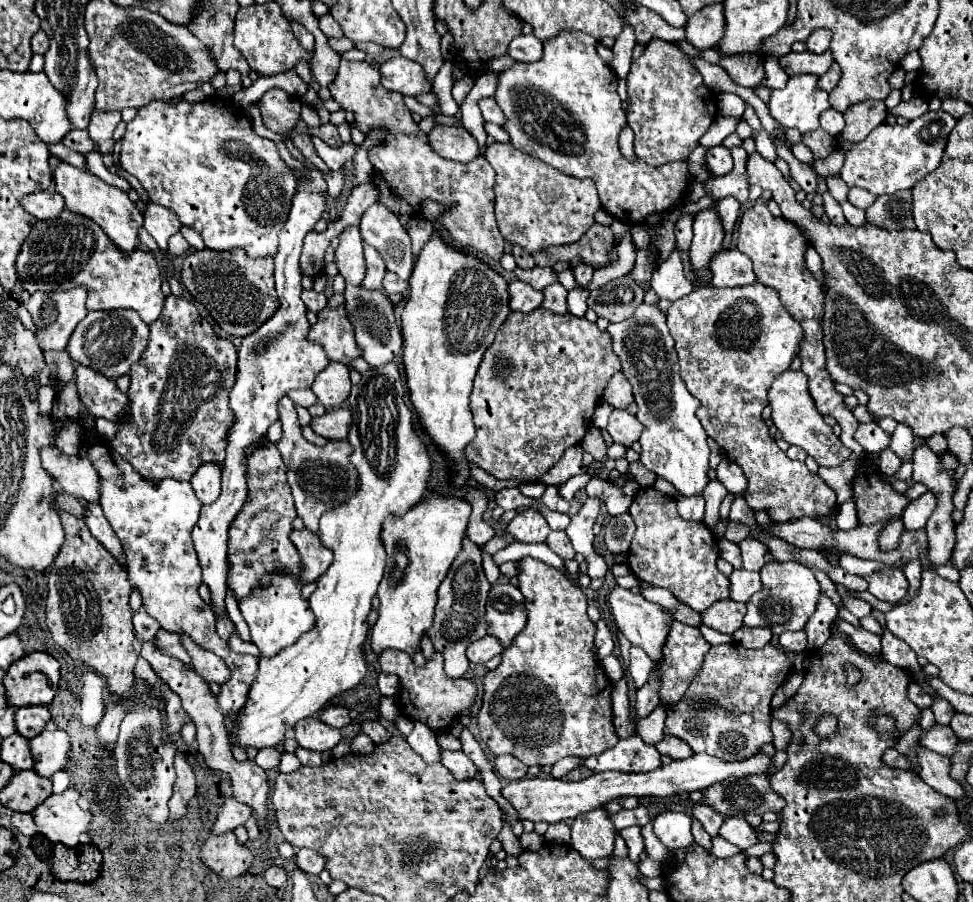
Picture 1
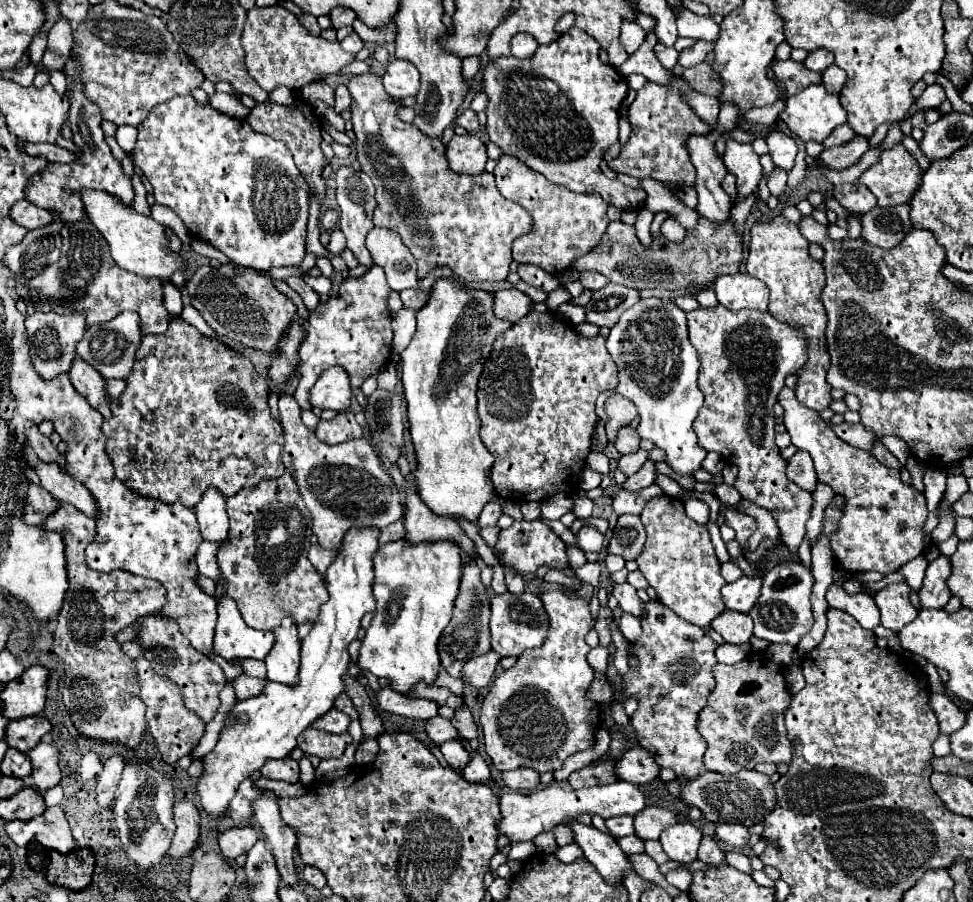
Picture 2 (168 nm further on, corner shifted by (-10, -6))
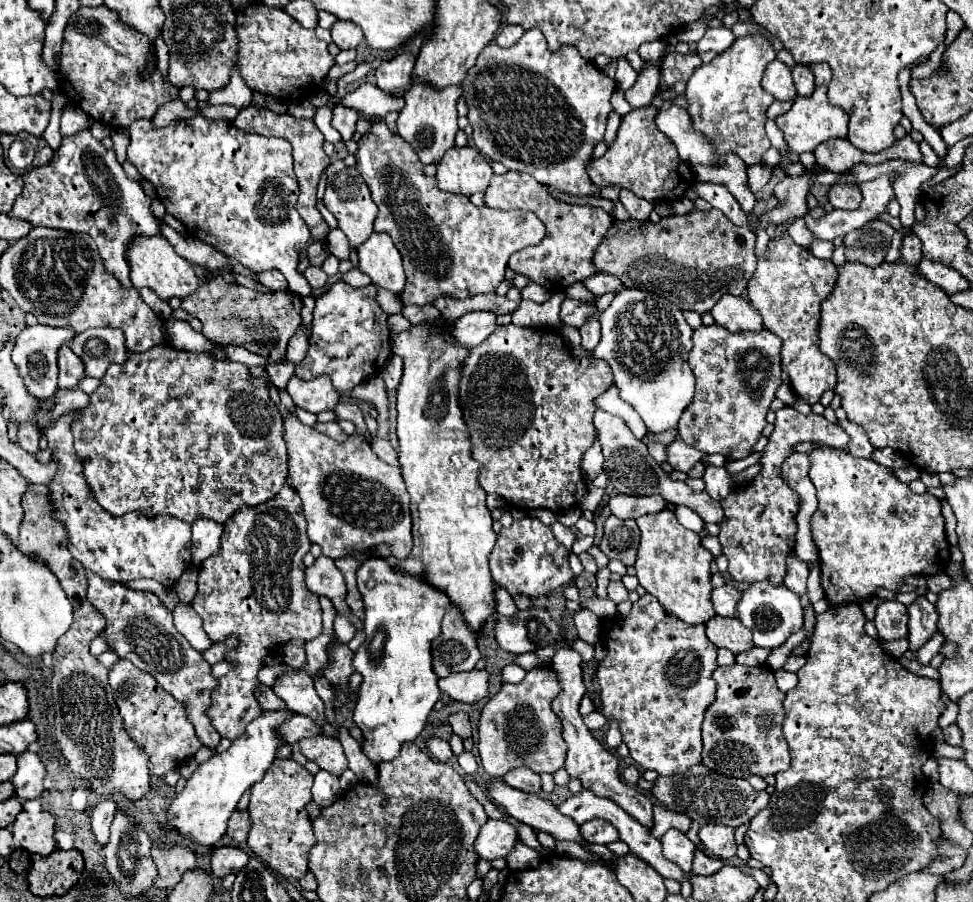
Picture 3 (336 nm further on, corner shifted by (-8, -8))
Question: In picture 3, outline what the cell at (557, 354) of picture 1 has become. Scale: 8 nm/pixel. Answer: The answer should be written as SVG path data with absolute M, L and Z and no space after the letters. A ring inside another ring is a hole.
M514 324L498 326L486 342L472 348L466 368L462 370L460 404L470 430L472 452L482 462L482 488L498 494L514 508L532 510L564 510L582 500L586 480L580 474L582 454L594 442L592 416L596 412L594 398L614 384L610 366L592 354L574 356L556 328L520 328Z

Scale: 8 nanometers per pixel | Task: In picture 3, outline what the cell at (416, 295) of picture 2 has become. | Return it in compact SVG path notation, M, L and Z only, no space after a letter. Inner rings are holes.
M410 304L402 308L402 316L408 318L410 324L418 324L418 322L434 322L440 316L440 312L434 308L434 304L426 304L426 306Z

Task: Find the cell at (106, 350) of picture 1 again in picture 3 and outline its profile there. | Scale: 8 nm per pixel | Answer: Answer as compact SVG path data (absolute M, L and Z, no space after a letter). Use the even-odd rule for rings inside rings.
M120 328L86 330L74 336L70 348L86 364L86 374L98 380L104 378L112 362L124 364L128 358L126 338Z

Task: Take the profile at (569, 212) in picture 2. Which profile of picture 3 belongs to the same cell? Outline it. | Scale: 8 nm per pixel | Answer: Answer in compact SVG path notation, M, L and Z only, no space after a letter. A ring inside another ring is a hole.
M508 170L502 176L494 176L490 180L490 186L486 188L484 202L486 206L500 210L512 210L512 208L530 210L546 226L546 236L538 246L528 246L510 256L508 266L514 272L526 274L532 282L544 286L550 292L564 292L564 288L568 288L570 284L580 282L598 272L596 266L592 264L592 256L612 224L612 216L606 214L602 208L594 208L588 204L576 206L558 200L546 190L546 186L538 184L530 174L522 174L516 170Z

